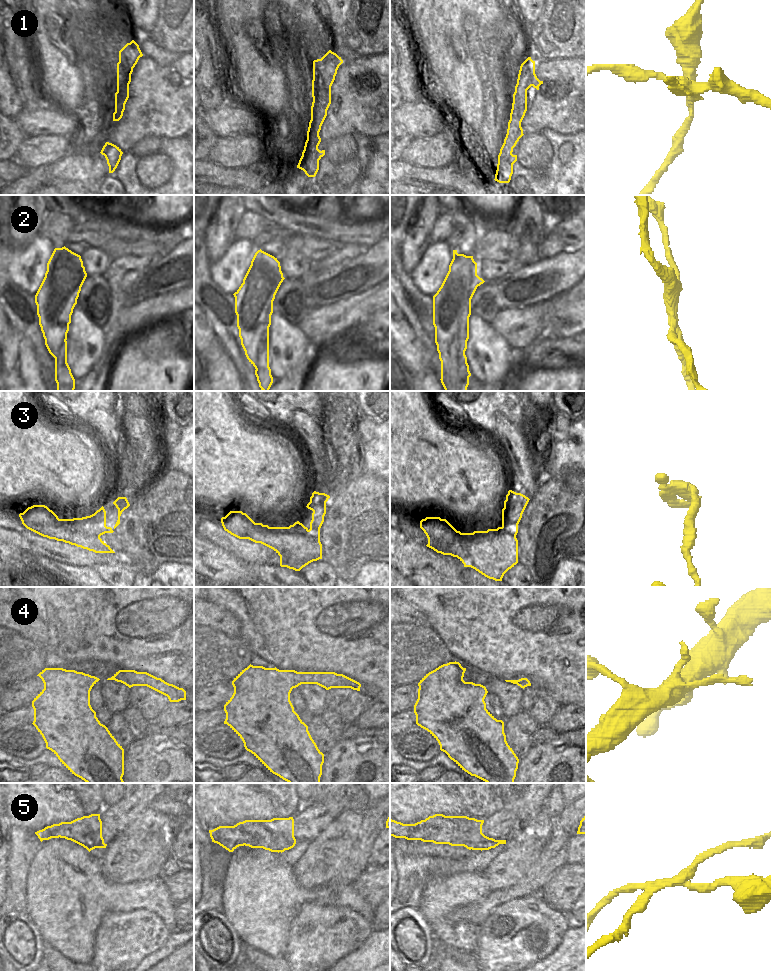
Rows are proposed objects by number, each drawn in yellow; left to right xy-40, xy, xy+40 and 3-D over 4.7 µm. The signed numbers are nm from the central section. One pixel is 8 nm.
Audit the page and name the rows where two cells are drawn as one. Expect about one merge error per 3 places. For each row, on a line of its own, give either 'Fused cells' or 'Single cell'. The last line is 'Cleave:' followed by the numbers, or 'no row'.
1: Fused cells
2: Fused cells
3: Fused cells
4: Single cell
5: Fused cells
Cleave: 1, 2, 3, 5

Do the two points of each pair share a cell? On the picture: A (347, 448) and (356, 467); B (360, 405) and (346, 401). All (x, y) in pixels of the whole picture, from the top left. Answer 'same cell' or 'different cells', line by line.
A: different cells
B: different cells

